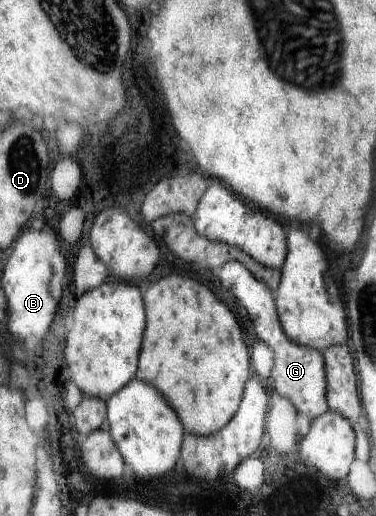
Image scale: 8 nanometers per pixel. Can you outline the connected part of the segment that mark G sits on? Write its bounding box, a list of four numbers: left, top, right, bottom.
[219,261,328,421]

